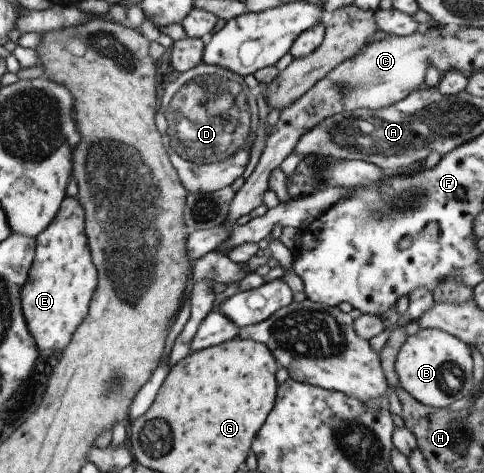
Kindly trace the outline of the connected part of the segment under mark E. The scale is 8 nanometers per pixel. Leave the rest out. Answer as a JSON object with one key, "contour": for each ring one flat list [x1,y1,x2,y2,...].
{"contour":[[66,194,60,202,53,220,34,239,33,262,20,290,20,305,23,318,29,326,28,330,33,334,33,340,37,342,36,347,41,360,43,356,49,356,51,352,55,354,56,358,61,352,61,348,70,341,75,328,85,318,90,298,96,287,96,268,93,266,87,246,84,231,84,210,77,198]]}

